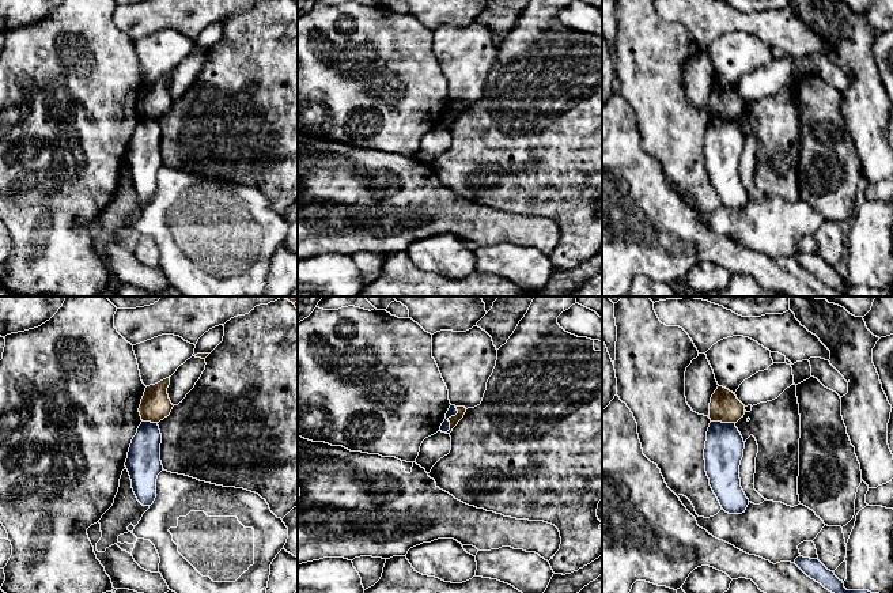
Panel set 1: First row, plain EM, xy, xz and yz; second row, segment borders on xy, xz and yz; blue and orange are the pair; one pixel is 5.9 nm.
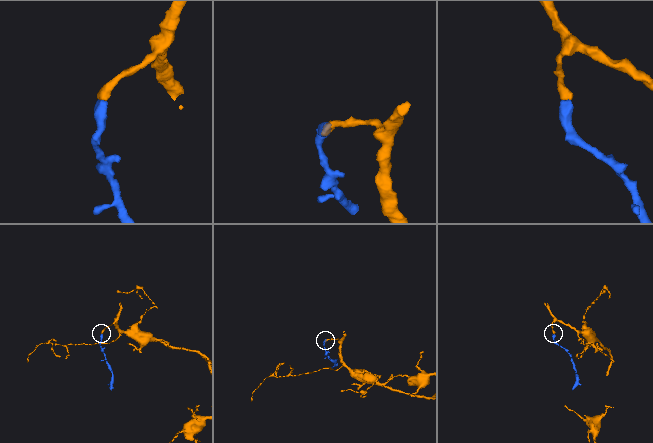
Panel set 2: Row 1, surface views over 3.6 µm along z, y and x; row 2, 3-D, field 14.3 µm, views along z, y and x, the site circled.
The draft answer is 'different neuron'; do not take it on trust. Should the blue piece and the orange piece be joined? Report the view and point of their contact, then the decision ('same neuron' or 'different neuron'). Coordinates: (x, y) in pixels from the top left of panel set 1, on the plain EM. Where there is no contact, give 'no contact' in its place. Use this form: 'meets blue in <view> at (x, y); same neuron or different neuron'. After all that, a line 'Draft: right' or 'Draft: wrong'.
meets blue in xz at (447, 113); different neuron
Draft: right

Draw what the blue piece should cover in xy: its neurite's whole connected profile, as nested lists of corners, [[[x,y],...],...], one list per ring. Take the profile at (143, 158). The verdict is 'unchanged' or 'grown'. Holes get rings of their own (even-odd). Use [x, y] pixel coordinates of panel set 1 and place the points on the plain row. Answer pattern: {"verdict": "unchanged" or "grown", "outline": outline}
{"verdict": "unchanged", "outline": [[[141,117],[128,147],[125,162],[133,188],[143,201],[151,201],[156,193],[156,174],[163,166],[160,139],[158,118]]]}

